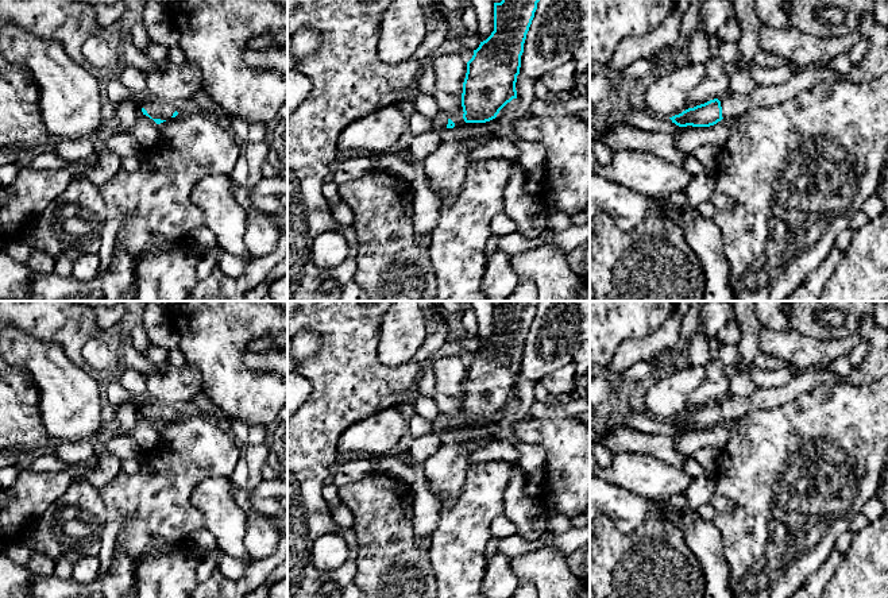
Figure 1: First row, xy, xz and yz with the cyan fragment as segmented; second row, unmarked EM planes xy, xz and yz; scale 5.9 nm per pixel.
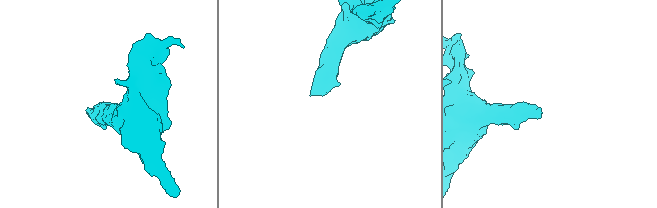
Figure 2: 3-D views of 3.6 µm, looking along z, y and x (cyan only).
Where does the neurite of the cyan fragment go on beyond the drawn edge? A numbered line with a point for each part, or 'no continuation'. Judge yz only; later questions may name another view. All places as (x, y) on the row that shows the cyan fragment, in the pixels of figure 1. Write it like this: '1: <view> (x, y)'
1: yz (875, 64)

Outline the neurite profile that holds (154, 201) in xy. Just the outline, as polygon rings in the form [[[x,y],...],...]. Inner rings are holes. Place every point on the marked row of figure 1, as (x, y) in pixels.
[[[177,115],[158,124],[158,142],[139,153],[138,169],[132,171],[119,169],[100,186],[100,194],[109,219],[120,217],[123,220],[117,231],[115,248],[127,251],[138,265],[143,254],[154,246],[174,246],[188,242],[193,231],[205,227],[205,215],[192,200],[194,186],[206,175],[229,175],[240,154],[242,143],[225,126],[220,115]]]

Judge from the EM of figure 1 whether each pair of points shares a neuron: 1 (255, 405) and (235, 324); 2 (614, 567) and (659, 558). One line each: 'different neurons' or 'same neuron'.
1: same neuron
2: same neuron

